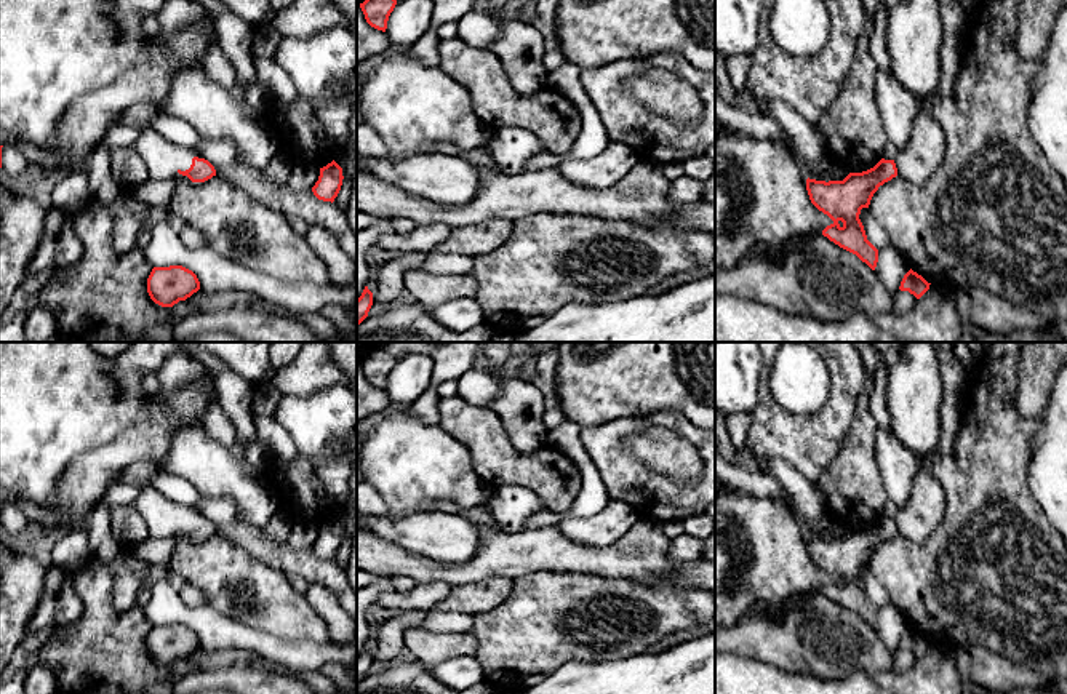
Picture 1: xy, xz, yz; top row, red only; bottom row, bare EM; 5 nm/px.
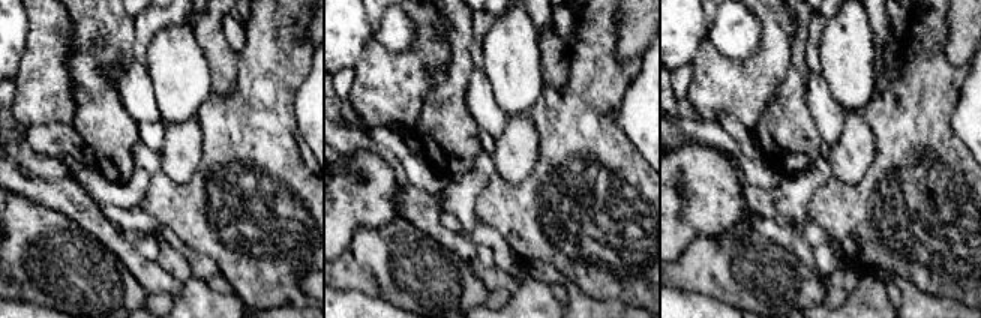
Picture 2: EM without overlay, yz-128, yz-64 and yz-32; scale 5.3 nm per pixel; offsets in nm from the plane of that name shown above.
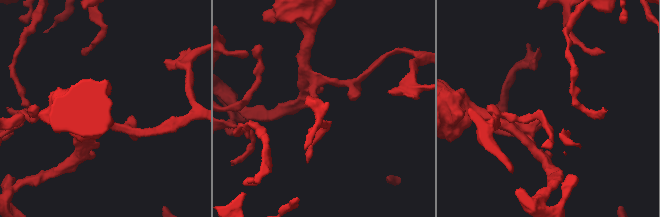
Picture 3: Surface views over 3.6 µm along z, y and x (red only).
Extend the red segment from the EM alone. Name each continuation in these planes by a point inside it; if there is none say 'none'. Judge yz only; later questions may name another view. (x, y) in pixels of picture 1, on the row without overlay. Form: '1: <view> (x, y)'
none

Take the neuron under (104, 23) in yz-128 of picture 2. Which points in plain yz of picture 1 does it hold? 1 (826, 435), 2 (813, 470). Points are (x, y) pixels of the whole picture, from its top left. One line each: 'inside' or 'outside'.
1: outside
2: outside

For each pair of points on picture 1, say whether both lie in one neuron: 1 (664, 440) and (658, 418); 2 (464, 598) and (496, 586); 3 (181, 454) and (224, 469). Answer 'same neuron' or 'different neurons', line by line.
1: different neurons
2: same neuron
3: same neuron

